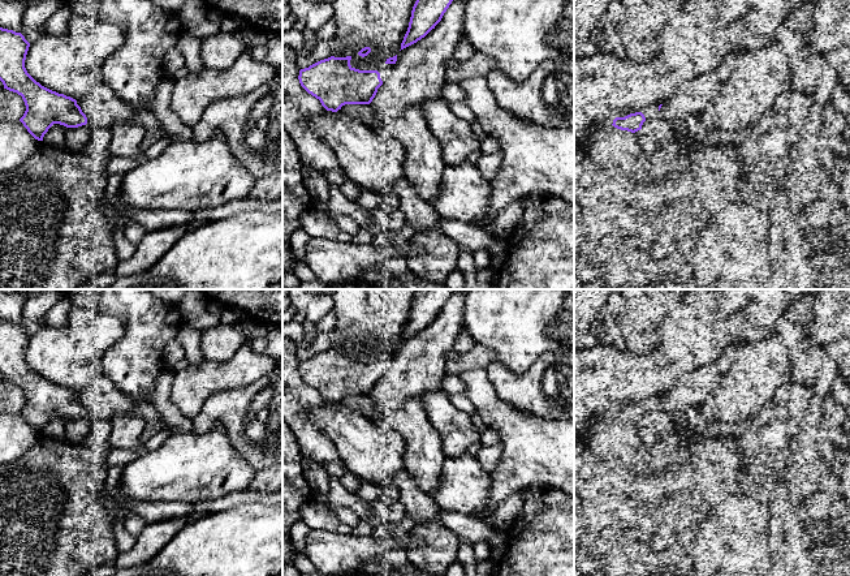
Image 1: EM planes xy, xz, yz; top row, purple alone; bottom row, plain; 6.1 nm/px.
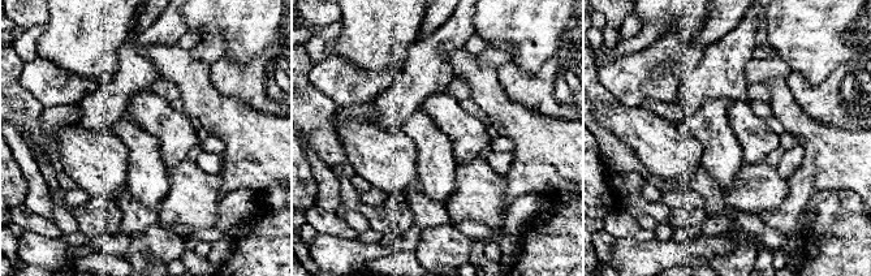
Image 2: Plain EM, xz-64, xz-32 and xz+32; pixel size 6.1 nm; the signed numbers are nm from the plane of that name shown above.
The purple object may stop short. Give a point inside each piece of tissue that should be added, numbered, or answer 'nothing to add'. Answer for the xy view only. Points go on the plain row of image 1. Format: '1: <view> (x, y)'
nothing to add

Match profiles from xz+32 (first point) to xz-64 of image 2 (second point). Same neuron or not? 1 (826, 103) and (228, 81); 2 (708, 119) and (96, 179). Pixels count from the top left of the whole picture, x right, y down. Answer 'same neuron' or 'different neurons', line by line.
1: same neuron
2: different neurons

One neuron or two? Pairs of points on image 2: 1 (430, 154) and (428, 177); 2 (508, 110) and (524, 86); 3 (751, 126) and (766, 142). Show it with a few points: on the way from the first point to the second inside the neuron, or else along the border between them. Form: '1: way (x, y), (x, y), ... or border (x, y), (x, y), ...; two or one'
1: way (428, 159), (428, 172); one
2: border (497, 74), (501, 87), (512, 99), (540, 113); two
3: way (755, 130), (762, 138); one

